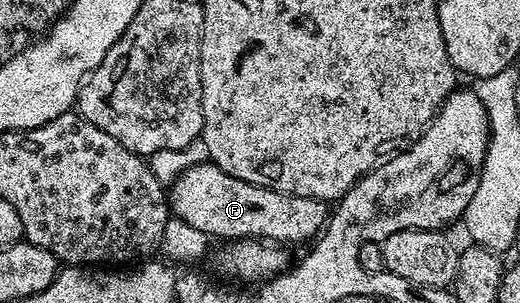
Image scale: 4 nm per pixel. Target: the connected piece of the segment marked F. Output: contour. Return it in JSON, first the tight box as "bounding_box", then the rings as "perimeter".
{"bounding_box":[168,161,328,245],"perimeter":[[[209,161],[192,165],[183,175],[179,175],[169,184],[168,207],[173,218],[188,221],[188,225],[200,229],[200,233],[208,237],[214,238],[215,235],[218,241],[261,239],[275,245],[291,245],[290,243],[302,243],[305,239],[313,240],[328,223],[328,207],[323,200],[284,195],[281,191],[257,187],[248,181],[240,181],[240,177],[224,173],[224,169]]]}

